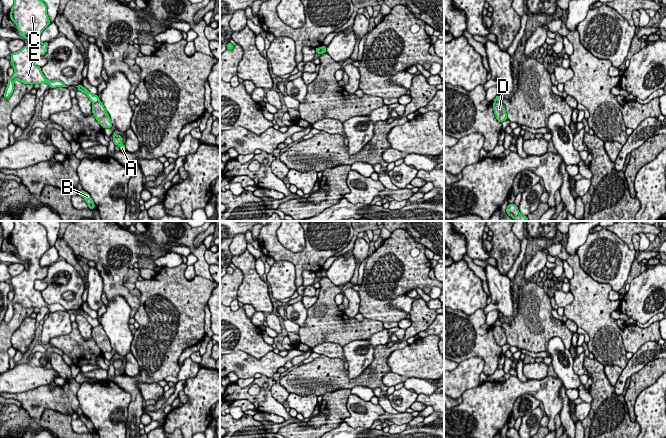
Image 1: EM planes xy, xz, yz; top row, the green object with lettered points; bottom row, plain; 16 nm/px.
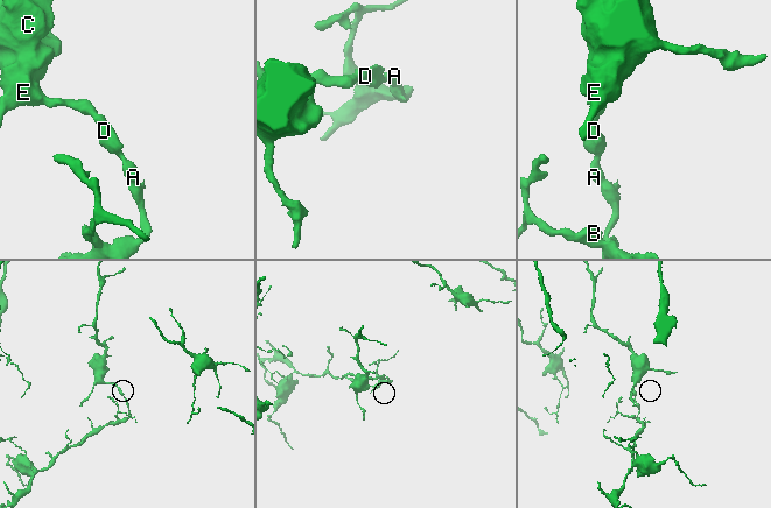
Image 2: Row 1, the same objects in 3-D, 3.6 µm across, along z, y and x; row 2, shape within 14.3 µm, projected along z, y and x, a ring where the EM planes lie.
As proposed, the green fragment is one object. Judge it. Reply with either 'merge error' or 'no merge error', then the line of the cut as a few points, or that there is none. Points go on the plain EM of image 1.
merge error | xy (99, 323), (93, 328)

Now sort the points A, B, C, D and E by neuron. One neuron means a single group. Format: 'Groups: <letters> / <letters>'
Groups: A B D / C E

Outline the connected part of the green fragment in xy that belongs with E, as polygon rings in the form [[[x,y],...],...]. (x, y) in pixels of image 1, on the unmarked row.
[[[39,221],[13,222],[14,228],[9,240],[16,248],[19,260],[27,263],[29,268],[10,279],[14,297],[8,304],[4,321],[8,323],[12,319],[15,304],[24,308],[47,307],[50,312],[68,311],[60,304],[47,304],[41,291],[35,289],[35,281],[44,279],[48,271],[48,266],[40,265],[42,255],[51,247],[46,228]]]

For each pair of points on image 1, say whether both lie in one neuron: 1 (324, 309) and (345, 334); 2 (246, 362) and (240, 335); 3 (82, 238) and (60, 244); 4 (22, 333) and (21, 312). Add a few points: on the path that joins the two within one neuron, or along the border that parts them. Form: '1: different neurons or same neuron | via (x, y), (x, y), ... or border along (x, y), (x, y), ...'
1: same neuron | via (326, 315), (339, 328)
2: different neurons | border along (230, 352), (245, 351), (257, 358), (266, 354)
3: different neurons | border along (62, 237), (75, 256)
4: different neurons | border along (29, 315), (12, 334), (11, 343)

